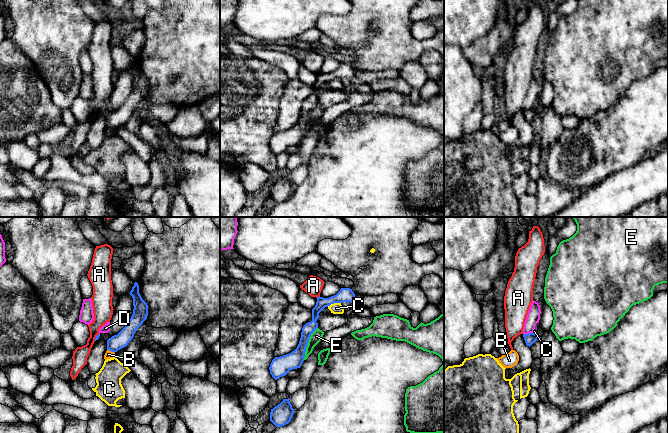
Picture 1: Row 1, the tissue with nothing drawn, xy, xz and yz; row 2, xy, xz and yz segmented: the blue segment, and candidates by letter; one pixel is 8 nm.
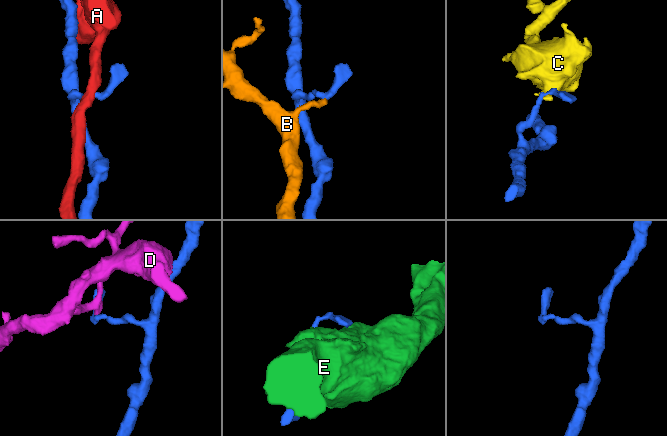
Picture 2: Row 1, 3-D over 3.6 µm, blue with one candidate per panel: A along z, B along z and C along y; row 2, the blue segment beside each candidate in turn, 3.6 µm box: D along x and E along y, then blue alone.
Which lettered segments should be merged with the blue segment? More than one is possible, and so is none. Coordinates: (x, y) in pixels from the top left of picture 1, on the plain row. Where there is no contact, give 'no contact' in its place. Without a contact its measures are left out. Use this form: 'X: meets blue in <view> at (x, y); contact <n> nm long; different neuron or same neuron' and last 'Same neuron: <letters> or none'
A: meets blue in xz at (317, 73); contact 40 nm long; different neuron
B: meets blue in xy at (111, 127); contact 70 nm long; different neuron
C: meets blue in xz at (333, 79); contact 120 nm long; different neuron
D: meets blue in yz at (529, 109); contact 80 nm long; different neuron
E: meets blue in xz at (307, 119); contact 280 nm long; different neuron
Same neuron: none

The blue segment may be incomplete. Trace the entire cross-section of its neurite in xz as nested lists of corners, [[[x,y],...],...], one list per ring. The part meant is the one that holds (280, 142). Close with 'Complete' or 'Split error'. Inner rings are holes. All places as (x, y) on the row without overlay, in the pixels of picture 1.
[[[341,64],[340,67],[329,74],[317,73],[315,83],[312,85],[312,97],[306,99],[301,108],[301,114],[297,124],[289,130],[275,133],[269,143],[270,150],[277,156],[292,145],[300,144],[305,133],[306,123],[311,110],[318,104],[317,95],[319,89],[334,79],[350,78],[355,81],[355,70],[350,64]]]. Complete

